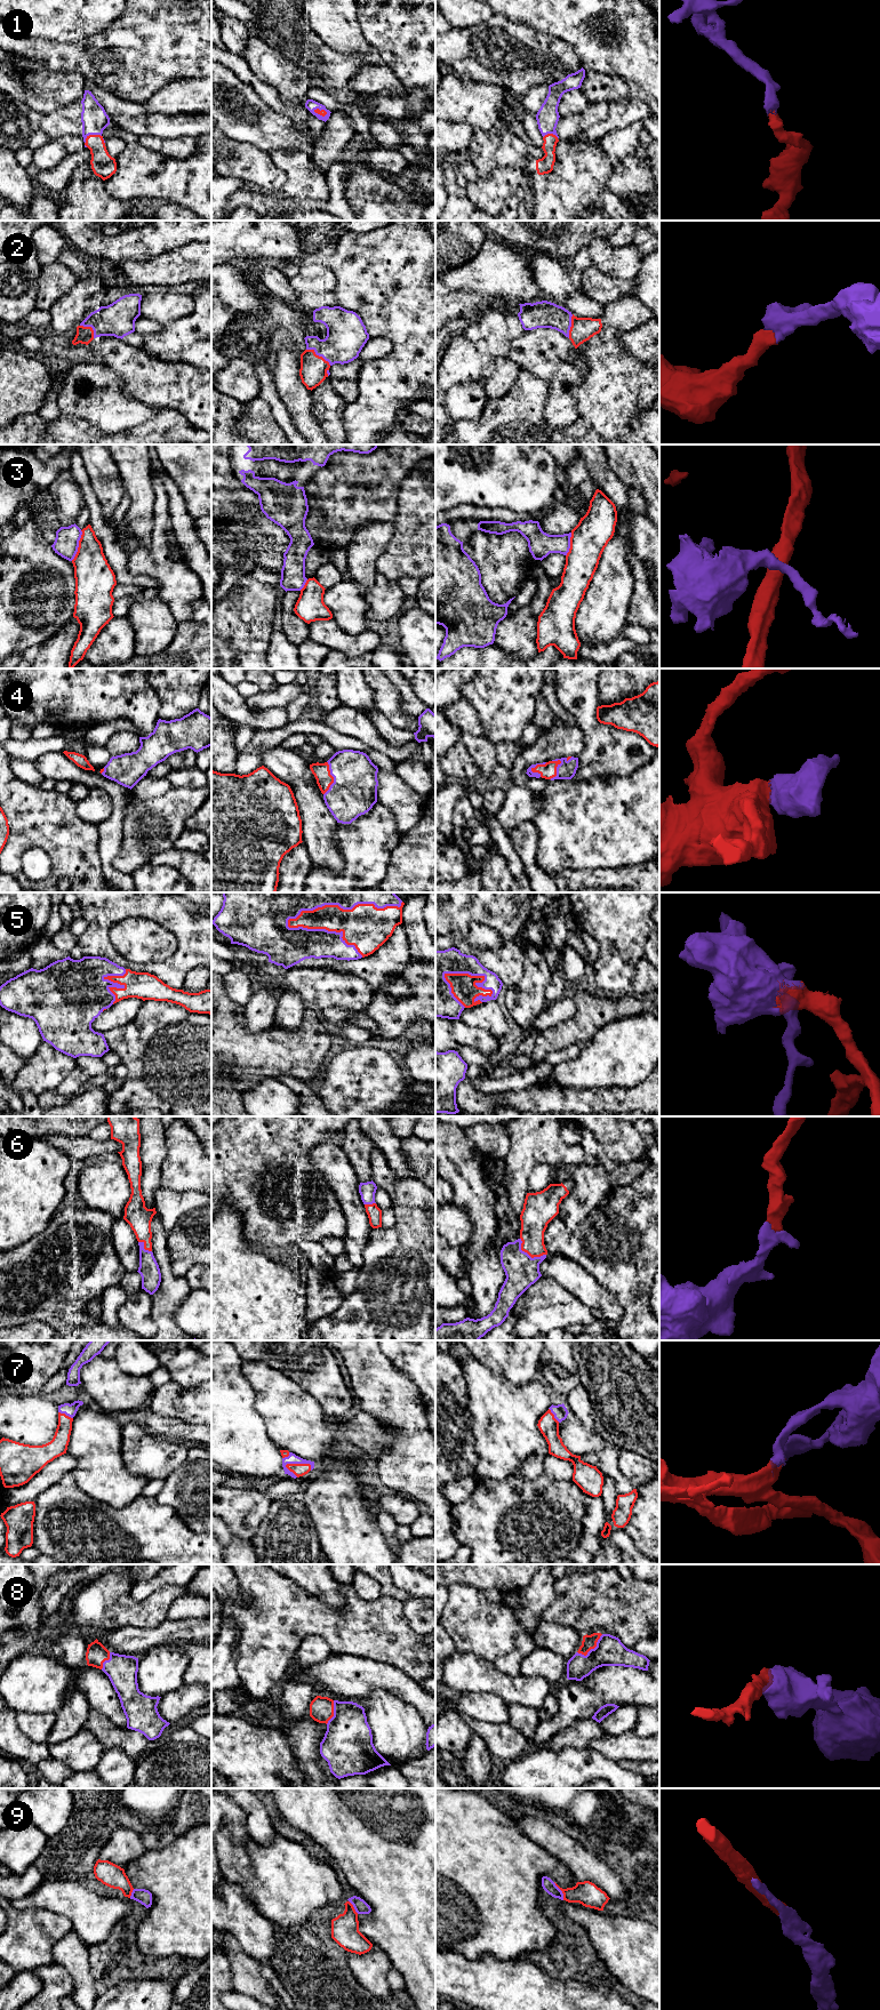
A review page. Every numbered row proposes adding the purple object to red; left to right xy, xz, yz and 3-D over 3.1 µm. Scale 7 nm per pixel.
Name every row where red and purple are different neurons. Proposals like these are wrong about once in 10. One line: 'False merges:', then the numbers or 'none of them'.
False merges: 3

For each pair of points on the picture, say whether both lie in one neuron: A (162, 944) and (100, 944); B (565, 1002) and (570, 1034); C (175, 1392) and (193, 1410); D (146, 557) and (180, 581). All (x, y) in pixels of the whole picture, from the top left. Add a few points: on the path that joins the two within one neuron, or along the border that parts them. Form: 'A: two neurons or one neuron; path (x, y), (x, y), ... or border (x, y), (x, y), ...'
A: two neurons; border (122, 919), (111, 928), (110, 943), (132, 962)
B: two neurons; border (568, 994), (576, 1011), (544, 1033)
C: one neuron; path (180, 1396), (189, 1406)
D: one neuron; path (154, 561), (159, 562), (172, 574)

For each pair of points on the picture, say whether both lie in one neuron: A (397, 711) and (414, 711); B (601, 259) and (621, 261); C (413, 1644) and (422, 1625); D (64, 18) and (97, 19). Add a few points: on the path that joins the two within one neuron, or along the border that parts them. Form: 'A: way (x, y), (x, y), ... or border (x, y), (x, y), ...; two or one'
A: border (393, 686), (399, 693), (402, 710), (417, 719); two
B: way (606, 259), (616, 261); one
C: border (402, 1610), (407, 1623), (423, 1636); two
D: way (72, 18), (89, 19); one

